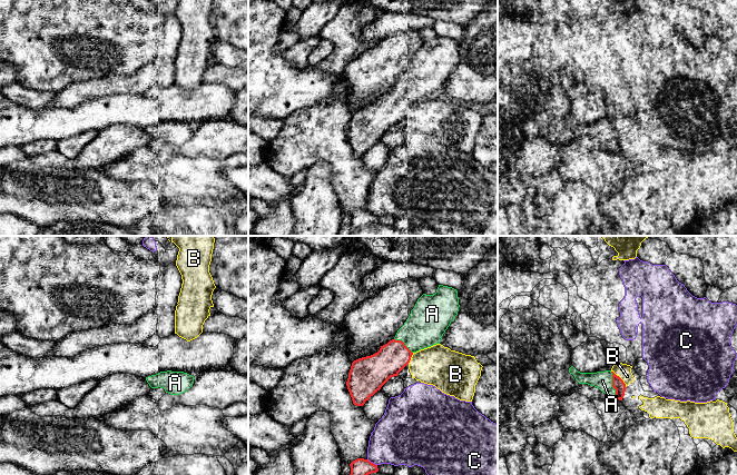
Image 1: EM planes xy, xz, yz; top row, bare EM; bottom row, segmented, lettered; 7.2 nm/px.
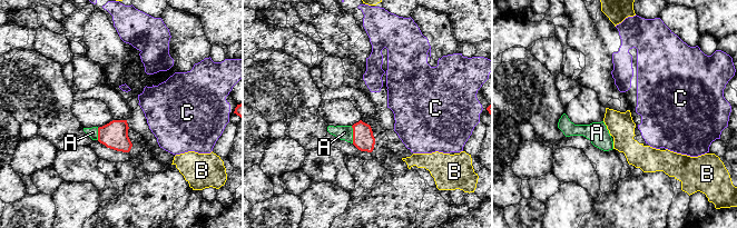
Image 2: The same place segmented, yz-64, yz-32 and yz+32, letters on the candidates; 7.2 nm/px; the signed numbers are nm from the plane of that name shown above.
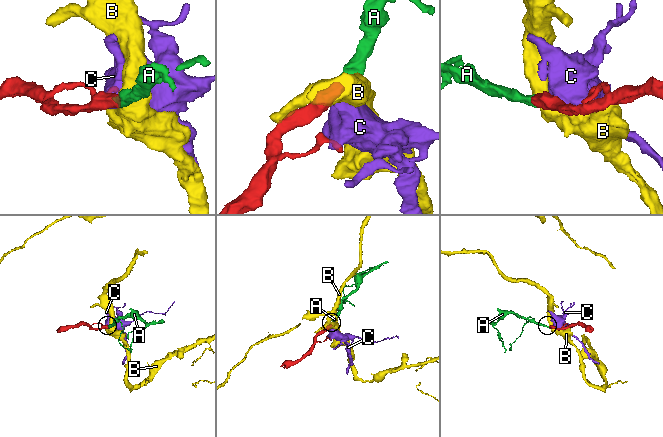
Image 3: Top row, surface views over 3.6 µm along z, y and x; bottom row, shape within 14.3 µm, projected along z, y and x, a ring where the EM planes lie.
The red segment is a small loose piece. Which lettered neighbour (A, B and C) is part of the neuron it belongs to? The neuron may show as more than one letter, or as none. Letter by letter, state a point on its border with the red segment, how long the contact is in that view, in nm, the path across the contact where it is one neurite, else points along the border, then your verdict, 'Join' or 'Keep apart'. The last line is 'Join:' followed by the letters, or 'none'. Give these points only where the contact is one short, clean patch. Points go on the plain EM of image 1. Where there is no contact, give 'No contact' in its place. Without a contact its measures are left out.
A: Touches red at yz (612, 136). Shared border 200 nm. Join
B: Touches red at yz (620, 129). Shared border 170 nm. Keep apart
C: Touches red at xz (372, 214). Shared border 90 nm. Boundary: xz (367, 209), (376, 216). Keep apart
Join: A

